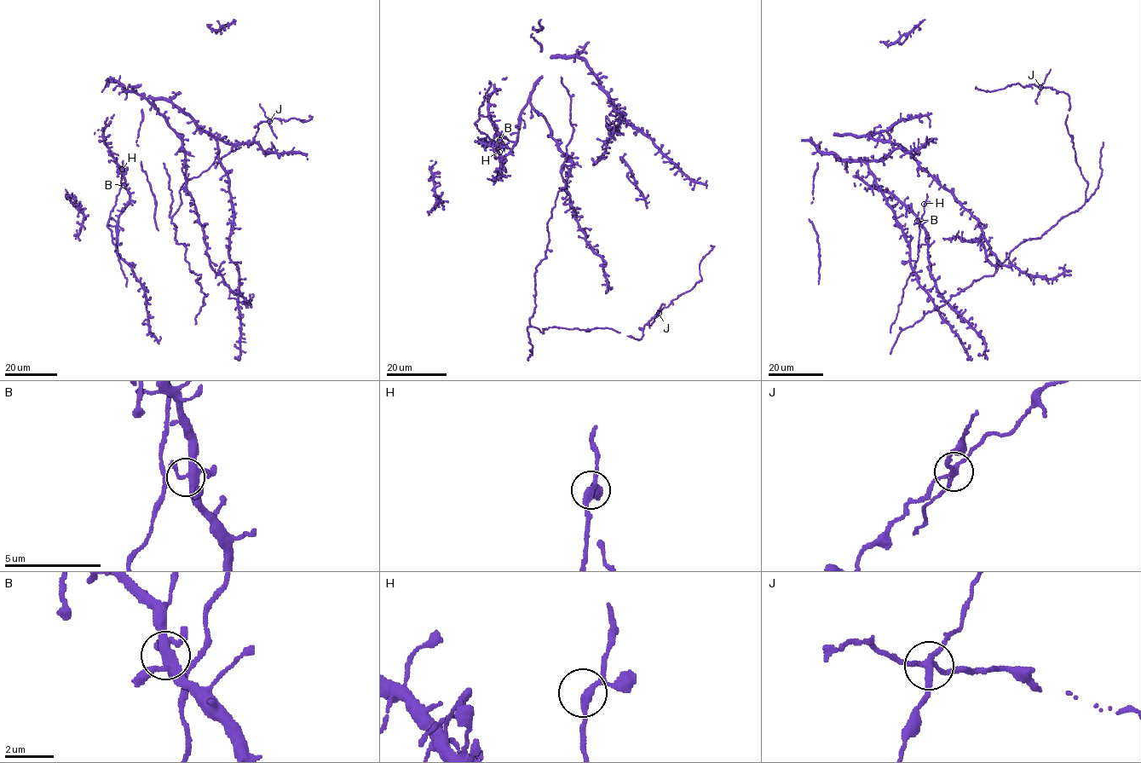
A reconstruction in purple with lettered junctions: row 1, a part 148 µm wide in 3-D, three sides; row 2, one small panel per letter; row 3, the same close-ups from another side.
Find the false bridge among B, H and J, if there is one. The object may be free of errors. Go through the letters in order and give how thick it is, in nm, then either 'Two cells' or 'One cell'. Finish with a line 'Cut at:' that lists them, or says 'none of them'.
B: Thickness 320 nm. One cell
H: Thickness 240 nm. One cell
J: Thickness 240 nm. Two cells
Cut at: J

